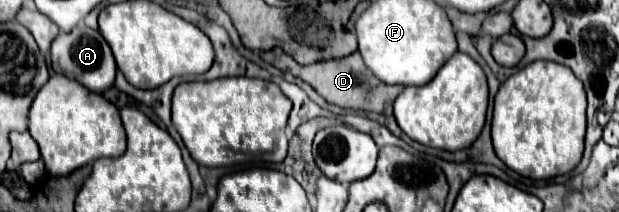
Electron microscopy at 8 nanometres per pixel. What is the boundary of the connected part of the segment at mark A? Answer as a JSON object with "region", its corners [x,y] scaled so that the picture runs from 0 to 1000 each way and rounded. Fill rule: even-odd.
{"region":[[[128,108],[111,156],[95,156],[95,175],[82,212],[82,307],[95,307],[102,354],[128,382],[150,439],[166,439],[170,420],[176,420],[189,344],[189,307],[186,307],[179,222],[166,184],[166,165],[153,137],[144,137],[134,108]]]}

